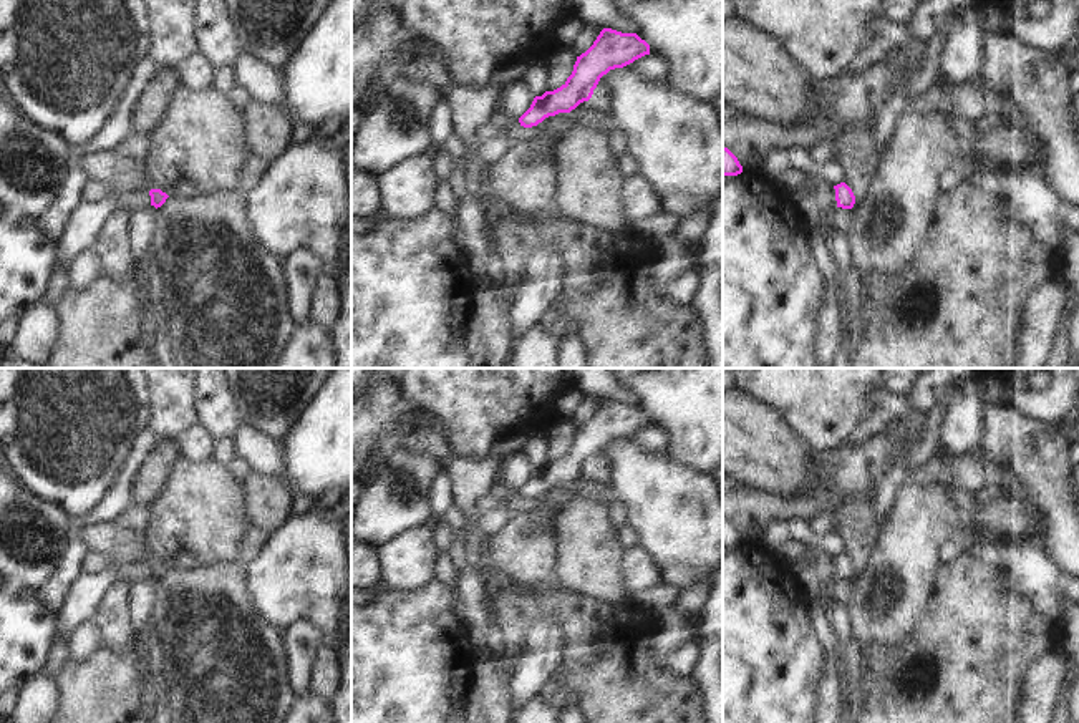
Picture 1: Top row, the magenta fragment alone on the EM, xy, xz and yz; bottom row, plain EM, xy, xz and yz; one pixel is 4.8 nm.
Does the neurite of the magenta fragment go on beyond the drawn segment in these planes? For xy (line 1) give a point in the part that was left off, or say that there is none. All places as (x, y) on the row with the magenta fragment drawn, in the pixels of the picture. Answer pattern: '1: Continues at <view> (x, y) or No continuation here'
1: No continuation here

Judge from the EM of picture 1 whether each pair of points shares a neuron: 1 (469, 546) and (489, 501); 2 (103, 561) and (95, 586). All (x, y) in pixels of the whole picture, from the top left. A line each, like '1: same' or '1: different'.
1: different
2: different

